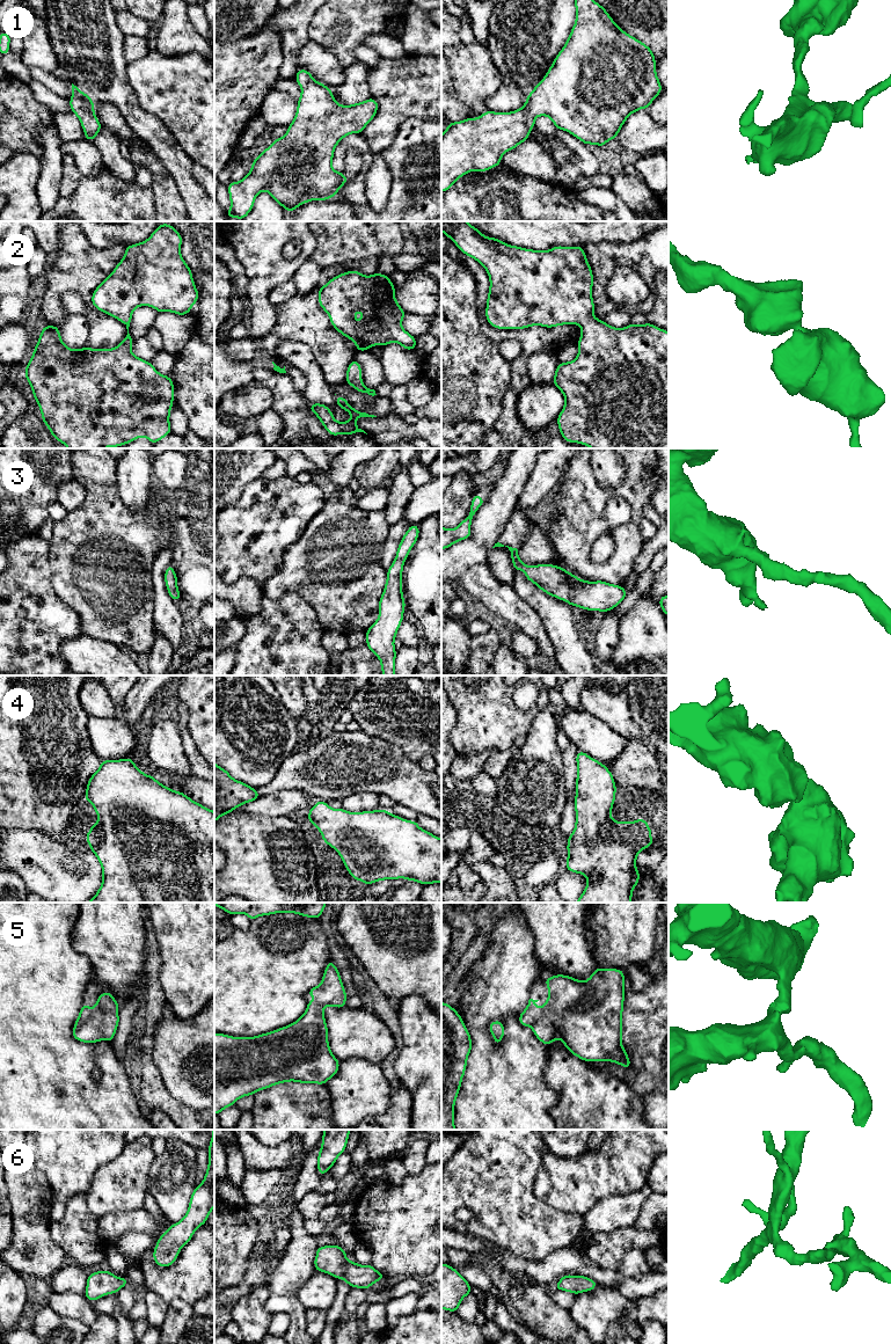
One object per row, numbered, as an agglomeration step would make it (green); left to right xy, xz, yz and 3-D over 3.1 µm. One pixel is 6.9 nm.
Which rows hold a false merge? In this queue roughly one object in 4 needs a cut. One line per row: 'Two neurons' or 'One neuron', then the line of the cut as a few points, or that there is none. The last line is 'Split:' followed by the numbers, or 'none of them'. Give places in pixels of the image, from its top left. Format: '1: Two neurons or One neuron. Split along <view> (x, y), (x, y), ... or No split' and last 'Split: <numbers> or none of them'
1: One neuron. No split
2: One neuron. No split
3: One neuron. No split
4: One neuron. No split
5: One neuron. No split
6: One neuron. No split
Split: none of them

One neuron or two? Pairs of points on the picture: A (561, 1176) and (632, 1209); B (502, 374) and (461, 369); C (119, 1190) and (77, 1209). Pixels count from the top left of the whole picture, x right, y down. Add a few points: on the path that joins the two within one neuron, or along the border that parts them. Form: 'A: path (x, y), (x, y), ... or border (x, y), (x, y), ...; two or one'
A: border (635, 1190), (628, 1193), (605, 1197), (586, 1213); two
B: path (491, 373), (483, 373), (474, 365), (472, 367); one
C: border (84, 1193), (86, 1206), (97, 1218); two

